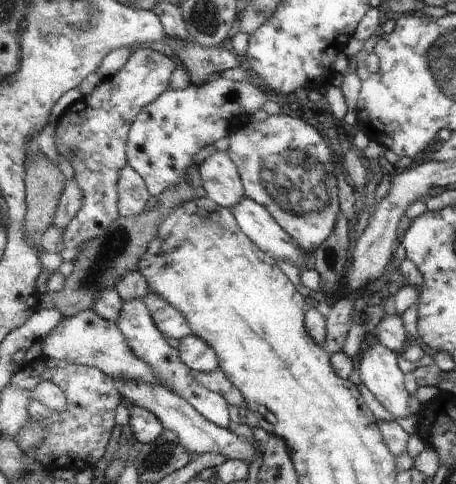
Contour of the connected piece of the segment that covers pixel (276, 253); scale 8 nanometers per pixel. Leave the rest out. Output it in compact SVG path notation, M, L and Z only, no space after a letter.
M243 196L239 204L231 208L243 232L271 258L289 260L293 265L307 260L307 252L299 248L297 240L271 216L267 207L257 201Z

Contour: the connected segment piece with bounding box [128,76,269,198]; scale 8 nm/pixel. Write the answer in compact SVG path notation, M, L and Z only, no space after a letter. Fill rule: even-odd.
M221 76L210 77L207 80L193 81L187 90L169 89L161 94L157 100L145 106L139 113L138 120L130 130L130 141L128 142L128 161L147 183L151 196L159 198L166 195L168 188L181 182L185 176L185 170L195 165L195 156L209 144L225 138L231 130L246 125L253 118L253 114L262 110L263 105L268 101L268 94L264 88L255 85L255 82L241 82L226 79Z

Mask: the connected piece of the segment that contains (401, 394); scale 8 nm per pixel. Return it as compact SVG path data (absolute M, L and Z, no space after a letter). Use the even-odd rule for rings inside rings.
M378 340L375 344L369 344L369 346L365 344L357 363L362 383L375 394L377 402L381 406L385 406L395 420L416 413L415 410L411 409L411 402L409 402L412 394L405 390L405 374L399 368L400 362L401 355L394 350L389 350Z

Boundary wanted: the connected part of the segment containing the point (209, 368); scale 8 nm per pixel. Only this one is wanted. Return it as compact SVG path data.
M191 334L180 340L178 346L183 362L197 372L215 372L220 368L218 354L210 343Z

